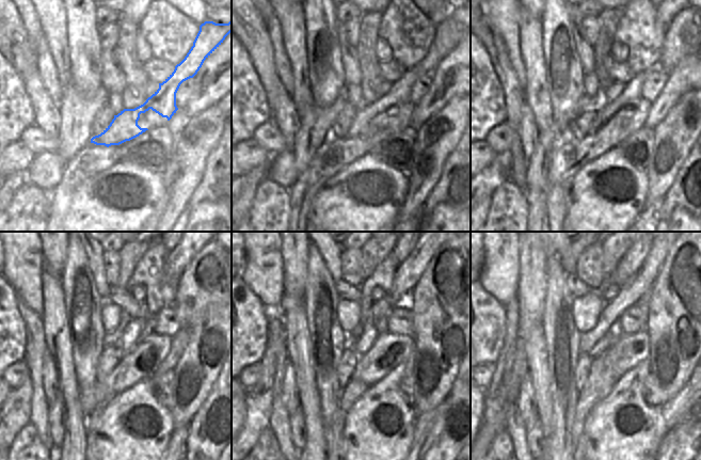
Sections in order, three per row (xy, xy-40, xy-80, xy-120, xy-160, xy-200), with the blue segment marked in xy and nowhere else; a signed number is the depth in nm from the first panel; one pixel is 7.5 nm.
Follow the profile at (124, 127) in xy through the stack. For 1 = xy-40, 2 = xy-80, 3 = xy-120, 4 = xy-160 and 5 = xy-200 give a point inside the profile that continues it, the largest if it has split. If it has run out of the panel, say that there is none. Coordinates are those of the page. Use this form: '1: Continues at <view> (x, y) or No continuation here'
1: Continues at xy-40 (448, 35)
2: Continues at xy-80 (631, 99)
3: Continues at xy-120 (148, 339)
4: Continues at xy-160 (385, 339)
5: Continues at xy-200 (637, 340)

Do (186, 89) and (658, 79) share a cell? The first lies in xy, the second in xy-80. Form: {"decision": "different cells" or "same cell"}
{"decision": "same cell"}

